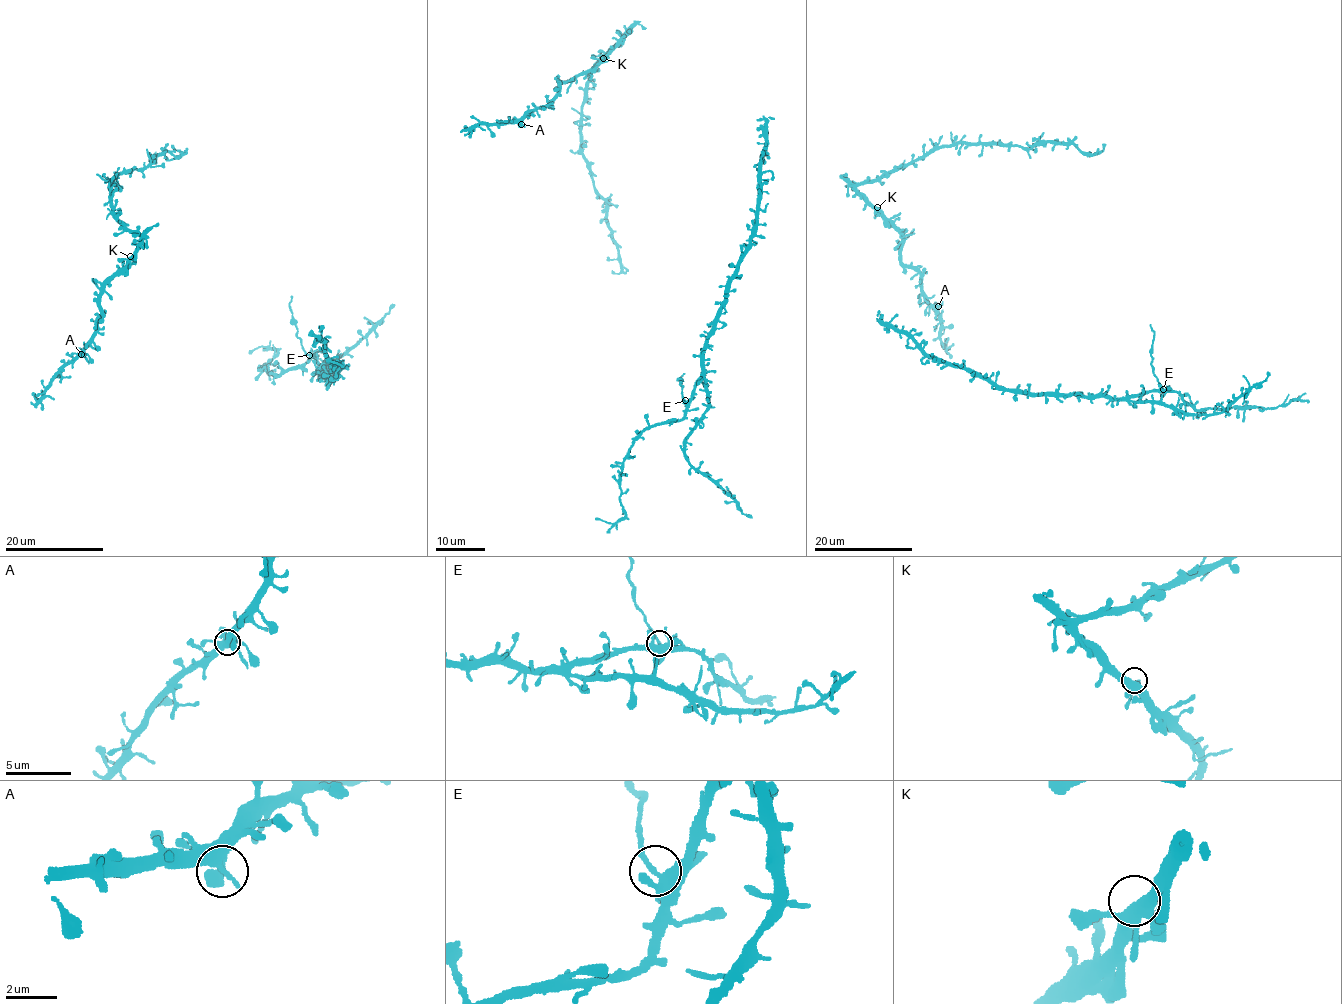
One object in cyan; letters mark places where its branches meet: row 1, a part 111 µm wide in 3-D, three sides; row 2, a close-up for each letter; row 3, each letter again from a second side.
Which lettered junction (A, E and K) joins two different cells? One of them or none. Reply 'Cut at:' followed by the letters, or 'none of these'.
Cut at: E

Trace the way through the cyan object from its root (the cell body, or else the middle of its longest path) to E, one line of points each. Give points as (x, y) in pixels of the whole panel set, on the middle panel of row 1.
E: (759, 119), (766, 131), (756, 231), (708, 337), (701, 379), (685, 400)

